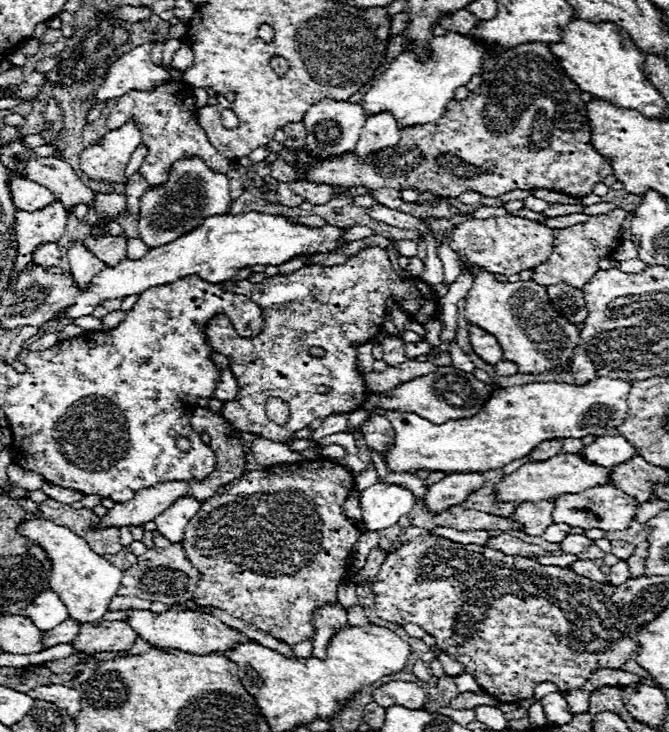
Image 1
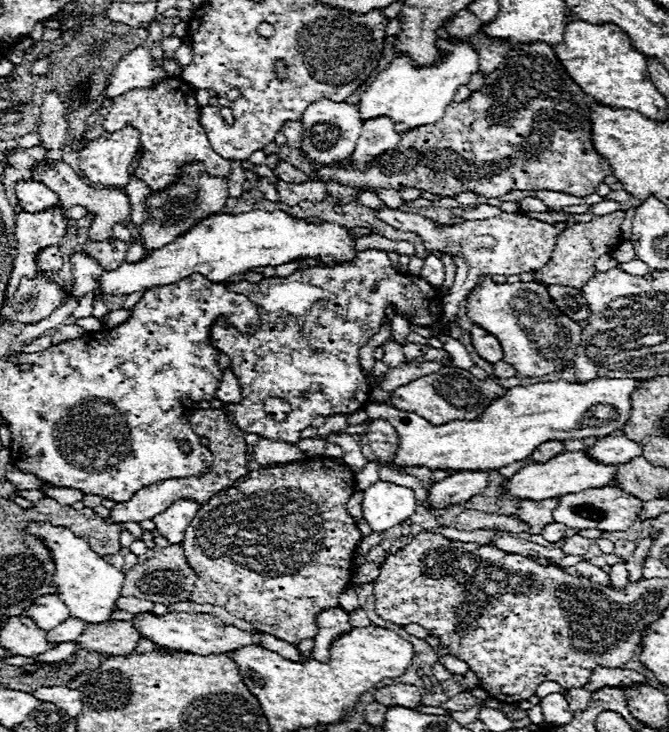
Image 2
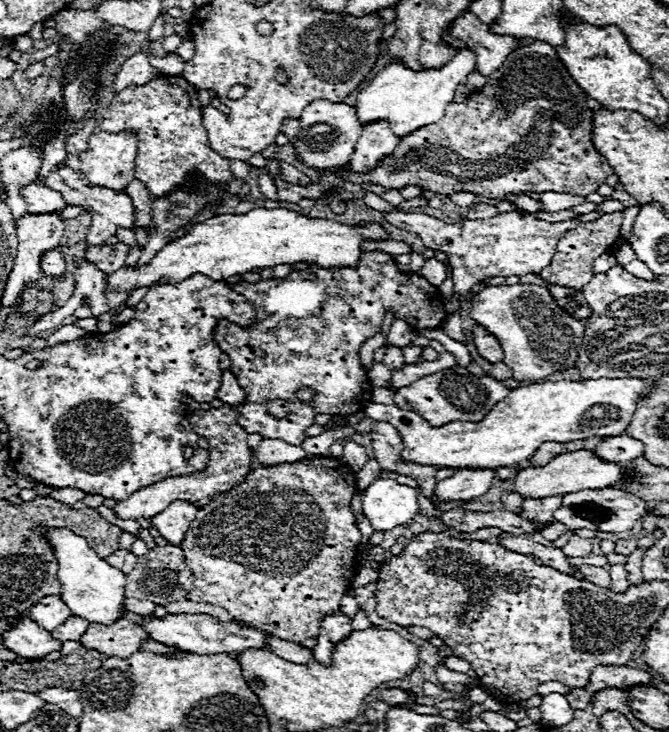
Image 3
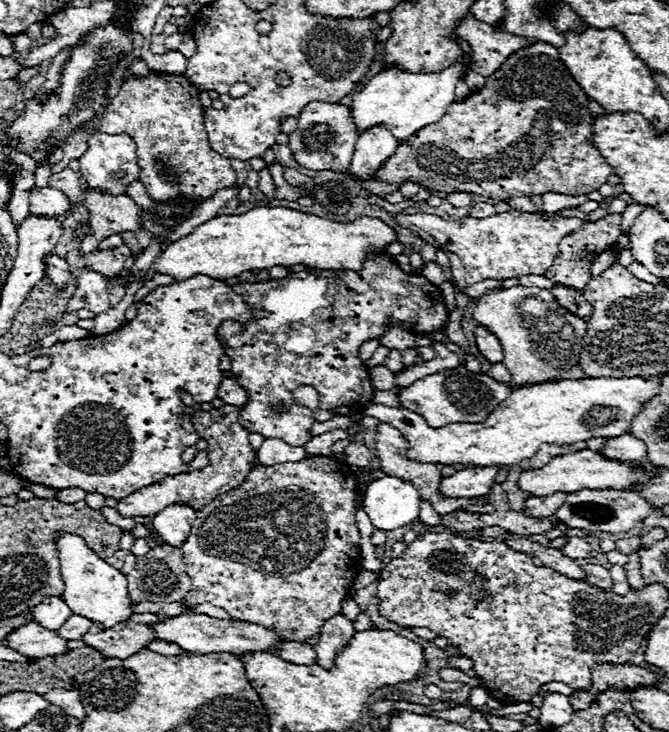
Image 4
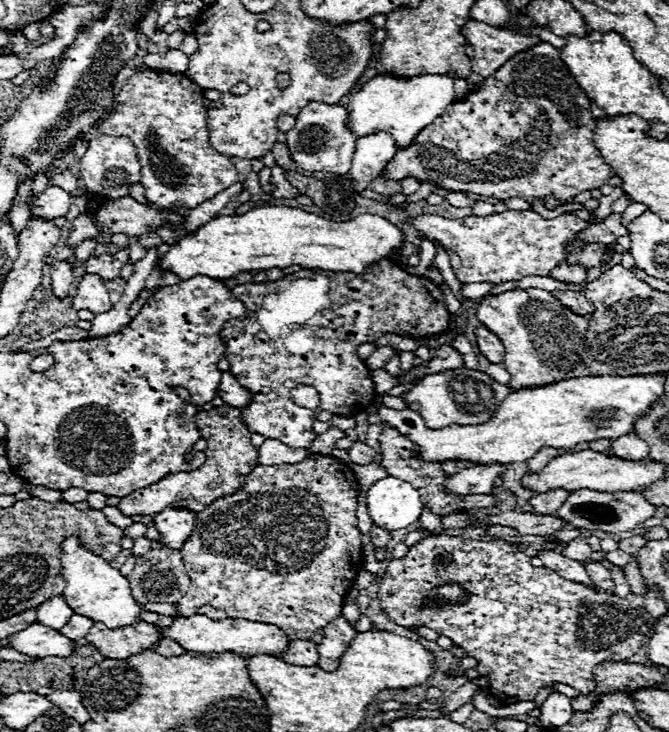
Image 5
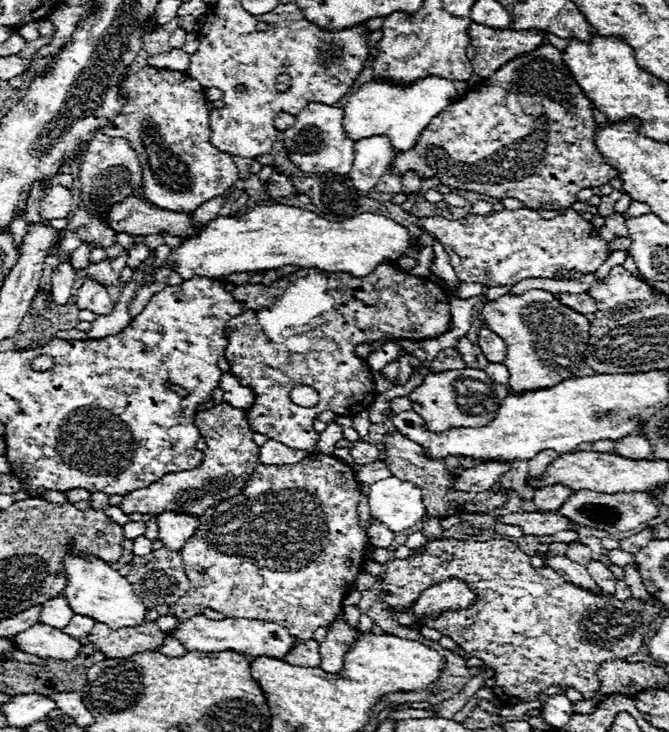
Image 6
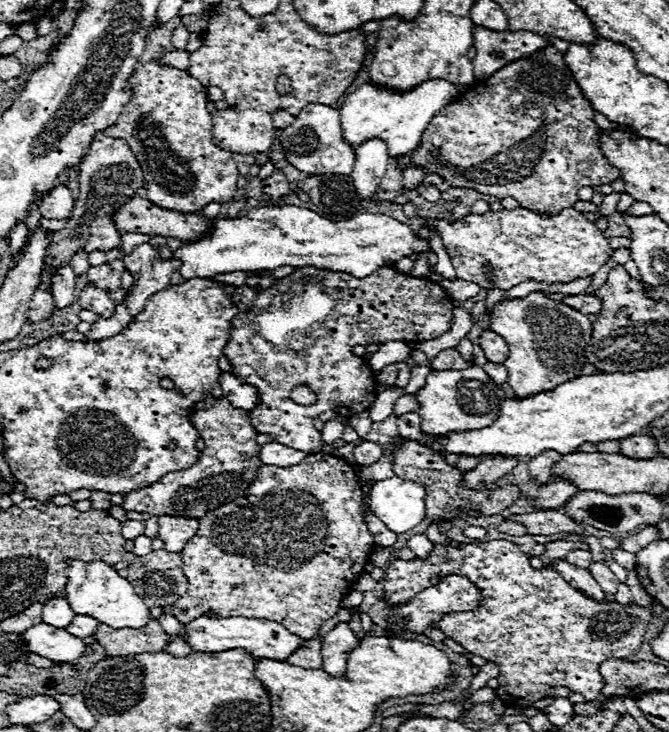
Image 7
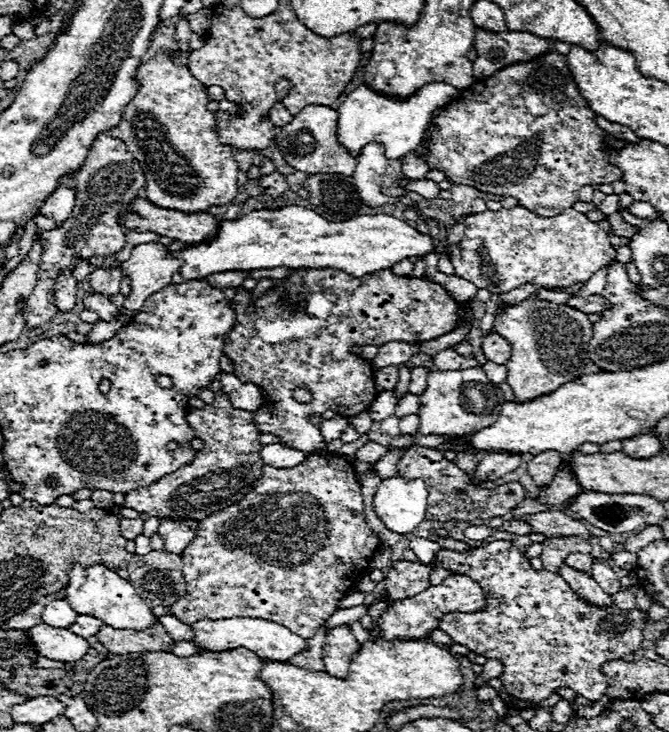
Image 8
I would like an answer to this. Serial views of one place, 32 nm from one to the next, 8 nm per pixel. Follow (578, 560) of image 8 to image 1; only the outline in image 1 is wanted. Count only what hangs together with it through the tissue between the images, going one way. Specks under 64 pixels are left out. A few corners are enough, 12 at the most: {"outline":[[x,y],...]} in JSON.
{"outline":[[570,534],[560,542],[568,554],[586,552],[590,538]]}

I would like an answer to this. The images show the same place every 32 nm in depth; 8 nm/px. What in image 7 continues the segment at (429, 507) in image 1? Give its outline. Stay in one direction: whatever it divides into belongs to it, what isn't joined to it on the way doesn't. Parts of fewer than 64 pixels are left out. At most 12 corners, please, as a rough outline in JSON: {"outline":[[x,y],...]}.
{"outline":[[494,456],[464,472],[462,486],[484,490],[518,460]]}

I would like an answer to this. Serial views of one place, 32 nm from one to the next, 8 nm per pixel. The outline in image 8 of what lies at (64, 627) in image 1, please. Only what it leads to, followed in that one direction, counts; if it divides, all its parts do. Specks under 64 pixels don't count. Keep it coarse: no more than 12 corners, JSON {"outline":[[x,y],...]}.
{"outline":[[78,614],[68,628],[76,636],[90,638],[102,626],[102,620]]}

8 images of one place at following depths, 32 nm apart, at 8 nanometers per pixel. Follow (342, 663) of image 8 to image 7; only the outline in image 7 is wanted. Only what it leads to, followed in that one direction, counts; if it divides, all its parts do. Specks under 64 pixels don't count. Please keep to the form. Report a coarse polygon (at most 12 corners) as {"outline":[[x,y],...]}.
{"outline":[[346,622],[322,642],[322,670],[342,676],[358,638]]}

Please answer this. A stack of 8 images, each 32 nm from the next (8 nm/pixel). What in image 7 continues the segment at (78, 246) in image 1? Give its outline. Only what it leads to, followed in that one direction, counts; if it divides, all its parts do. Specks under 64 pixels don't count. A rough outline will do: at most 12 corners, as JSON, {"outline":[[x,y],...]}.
{"outline":[[90,282],[78,294],[80,308],[102,318],[112,316],[108,292]]}

